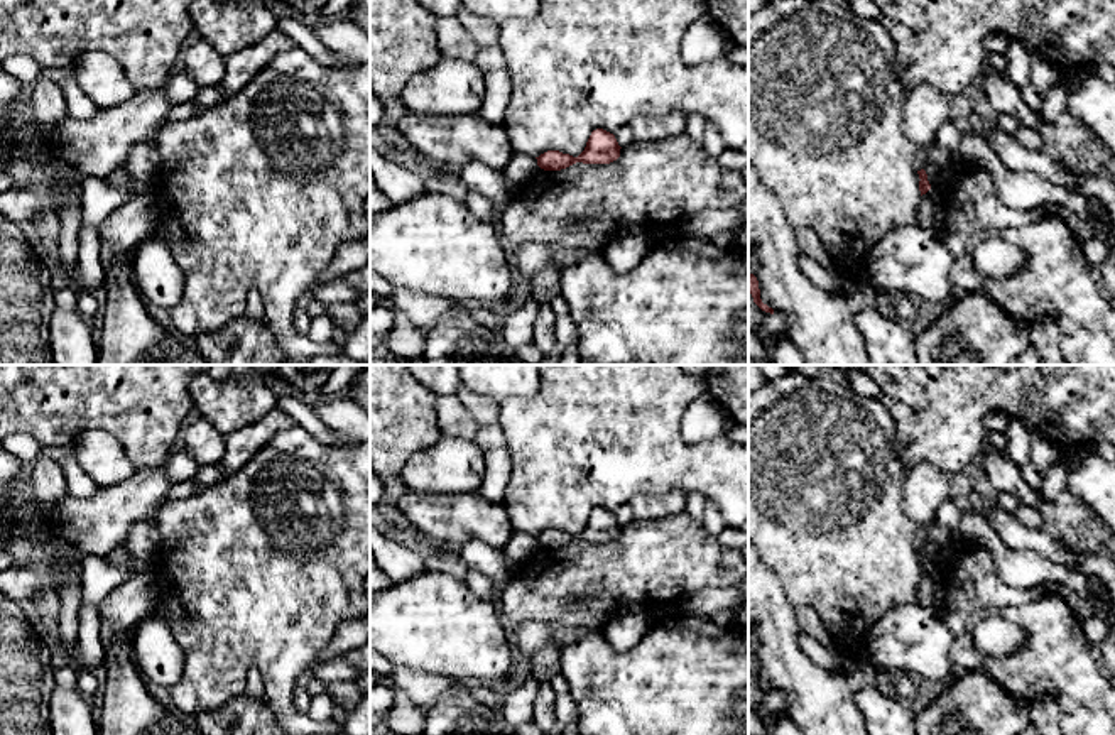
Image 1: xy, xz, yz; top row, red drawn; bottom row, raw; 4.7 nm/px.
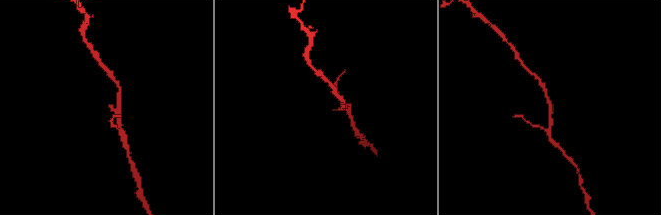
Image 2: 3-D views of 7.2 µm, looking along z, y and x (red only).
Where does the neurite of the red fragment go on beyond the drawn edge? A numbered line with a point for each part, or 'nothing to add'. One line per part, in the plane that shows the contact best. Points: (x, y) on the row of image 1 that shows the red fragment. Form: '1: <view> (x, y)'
nothing to add

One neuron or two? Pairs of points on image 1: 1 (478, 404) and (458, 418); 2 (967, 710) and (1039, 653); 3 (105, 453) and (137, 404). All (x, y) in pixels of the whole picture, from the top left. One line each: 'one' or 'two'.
1: two
2: two
3: two

